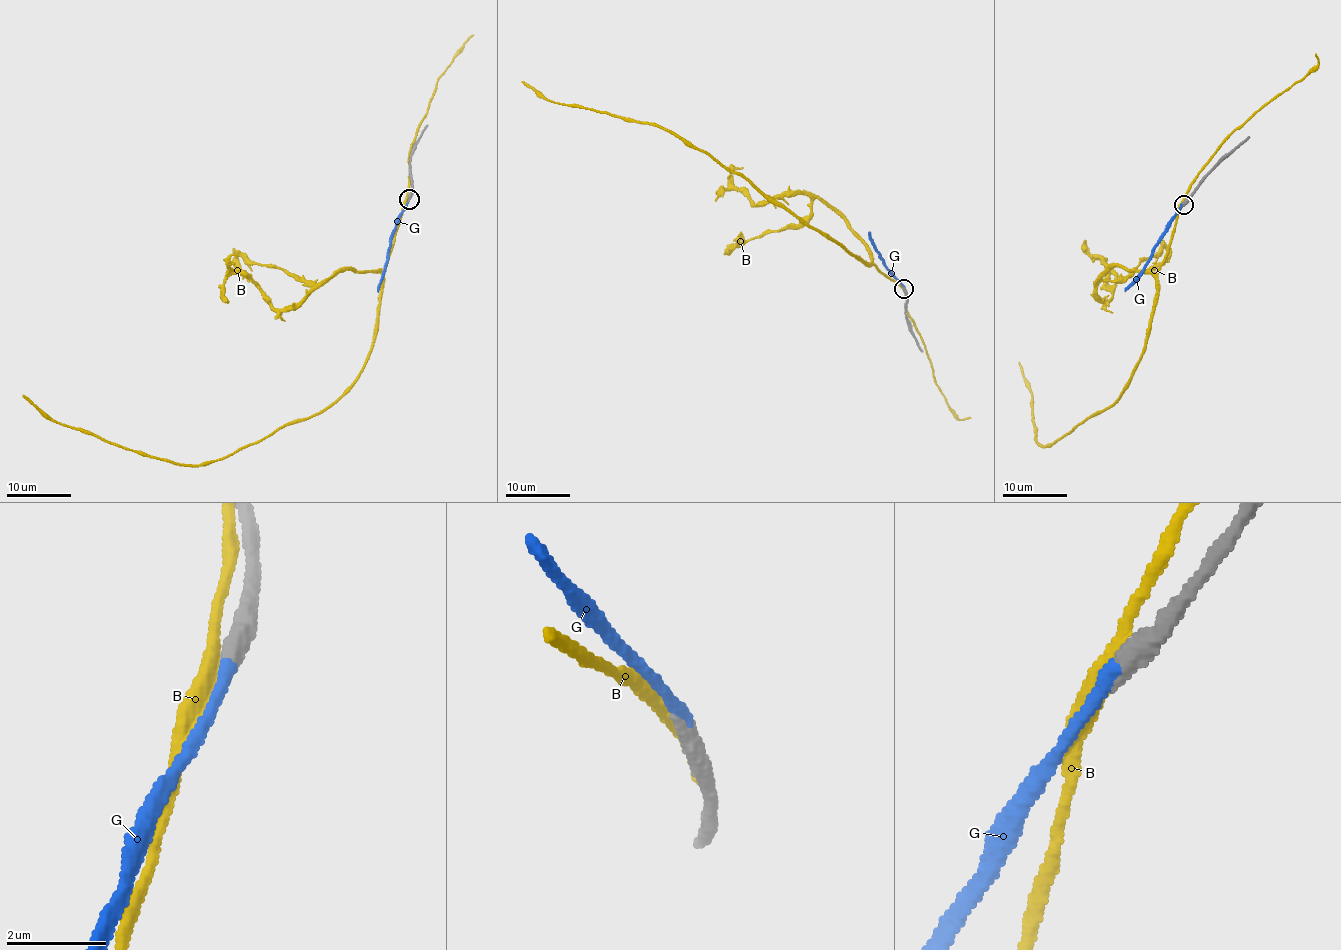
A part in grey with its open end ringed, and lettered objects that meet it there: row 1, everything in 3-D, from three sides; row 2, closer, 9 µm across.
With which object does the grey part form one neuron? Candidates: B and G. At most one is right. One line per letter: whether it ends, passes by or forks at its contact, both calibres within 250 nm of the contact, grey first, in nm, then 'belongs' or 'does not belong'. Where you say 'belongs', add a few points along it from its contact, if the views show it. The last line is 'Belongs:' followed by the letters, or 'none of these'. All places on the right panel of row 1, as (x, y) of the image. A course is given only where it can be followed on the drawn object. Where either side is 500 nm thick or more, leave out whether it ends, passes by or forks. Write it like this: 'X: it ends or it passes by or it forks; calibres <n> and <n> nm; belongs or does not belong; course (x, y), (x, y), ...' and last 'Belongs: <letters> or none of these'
B: it passes by; calibres 440 and 320 nm; does not belong
G: it ends; calibres 440 and 300 nm; belongs; course (1183, 203), (1144, 273), (1125, 292)
Belongs: G

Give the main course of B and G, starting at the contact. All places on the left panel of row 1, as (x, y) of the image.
B: (408, 198), (383, 272), (371, 352), (356, 381), (308, 418), (223, 459), (180, 465), (56, 423), (23, 395)
G: (409, 198), (391, 236), (378, 292)

